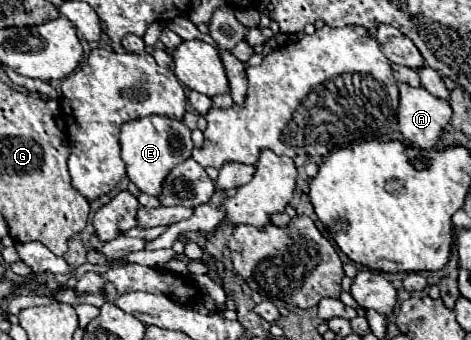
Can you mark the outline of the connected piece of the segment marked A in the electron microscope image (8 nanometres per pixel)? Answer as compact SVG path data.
M400 83L400 133L420 149L434 149L450 123L452 109L446 101L432 97L424 87L410 87Z

